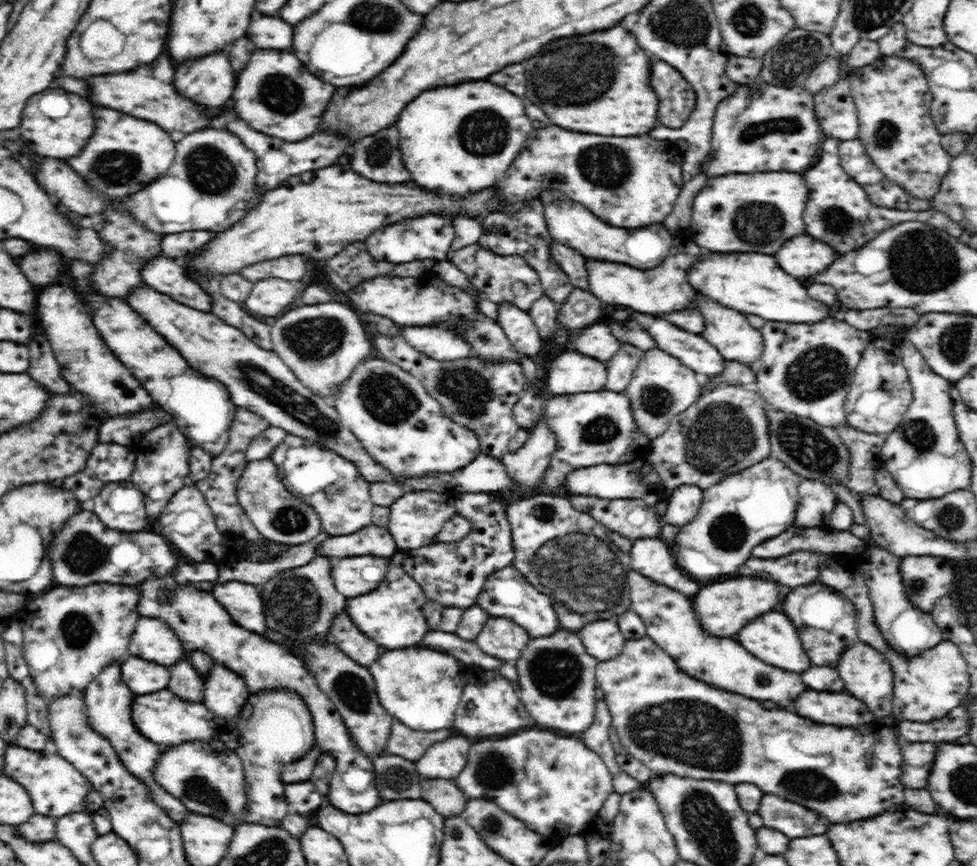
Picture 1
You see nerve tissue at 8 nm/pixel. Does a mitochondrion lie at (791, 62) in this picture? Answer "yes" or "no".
yes

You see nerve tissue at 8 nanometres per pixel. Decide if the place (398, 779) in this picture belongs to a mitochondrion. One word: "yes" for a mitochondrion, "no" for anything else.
yes

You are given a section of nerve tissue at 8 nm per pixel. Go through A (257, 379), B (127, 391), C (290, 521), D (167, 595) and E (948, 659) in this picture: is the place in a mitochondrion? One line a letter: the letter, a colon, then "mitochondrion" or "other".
A: mitochondrion
B: other
C: mitochondrion
D: other
E: other

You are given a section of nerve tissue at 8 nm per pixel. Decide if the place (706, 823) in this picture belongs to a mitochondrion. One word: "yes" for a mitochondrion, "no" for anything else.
yes

